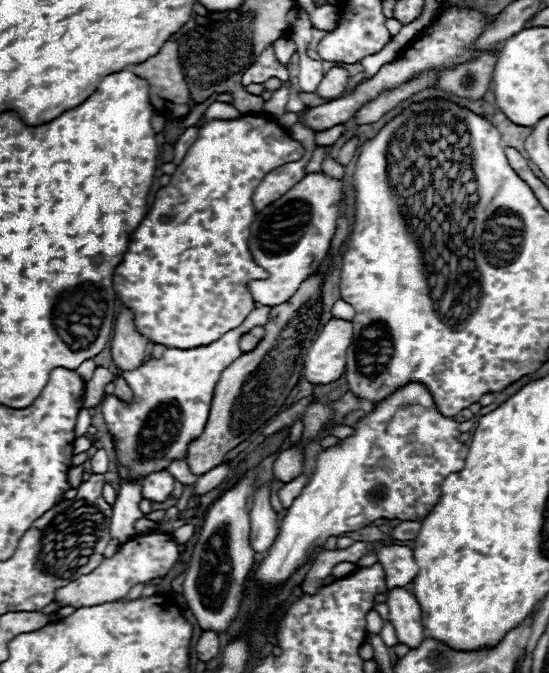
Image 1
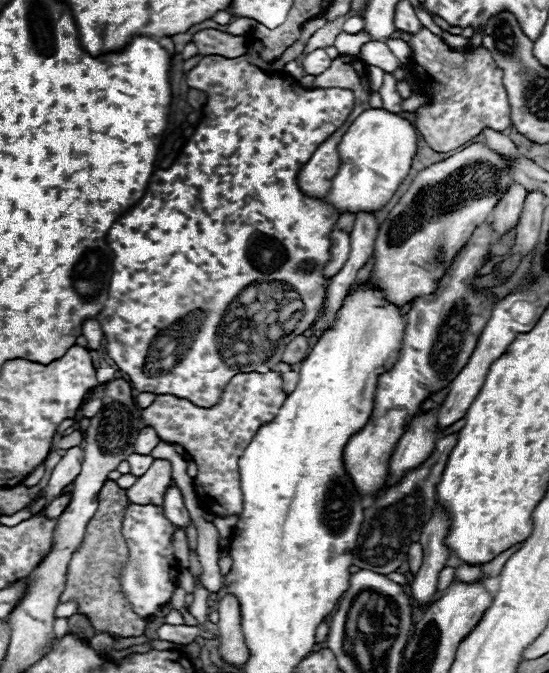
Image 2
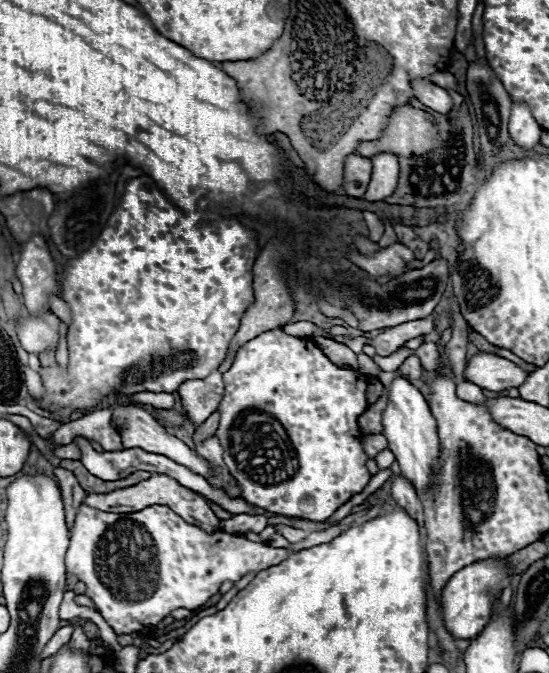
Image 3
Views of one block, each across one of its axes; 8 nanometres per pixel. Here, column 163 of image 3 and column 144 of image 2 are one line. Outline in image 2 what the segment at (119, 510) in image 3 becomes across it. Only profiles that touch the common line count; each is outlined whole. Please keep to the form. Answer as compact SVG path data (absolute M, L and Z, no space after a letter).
M154 460L144 476L128 488L128 500L134 504L162 506L164 492L172 484L172 468L168 460Z

